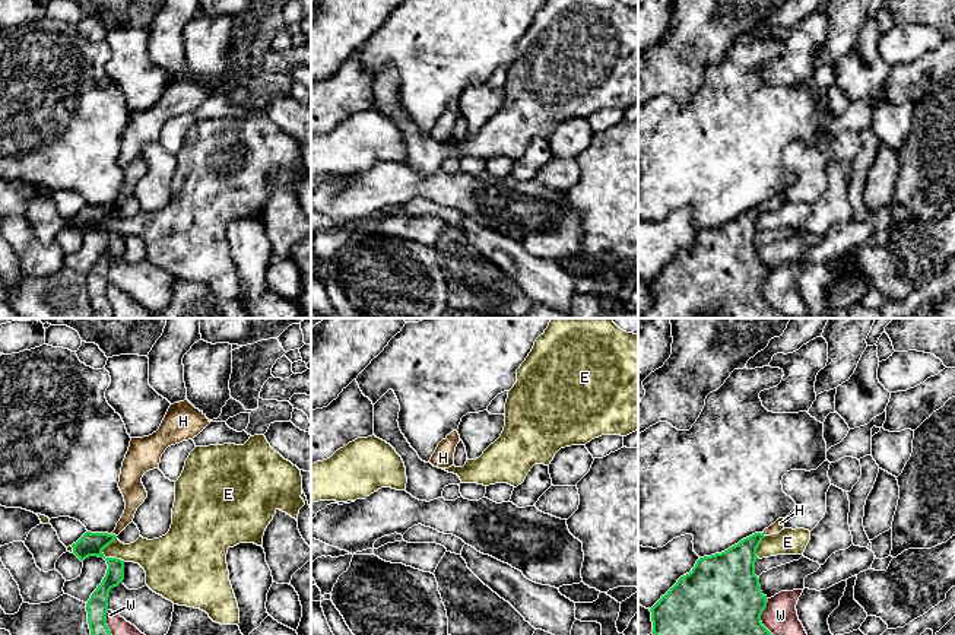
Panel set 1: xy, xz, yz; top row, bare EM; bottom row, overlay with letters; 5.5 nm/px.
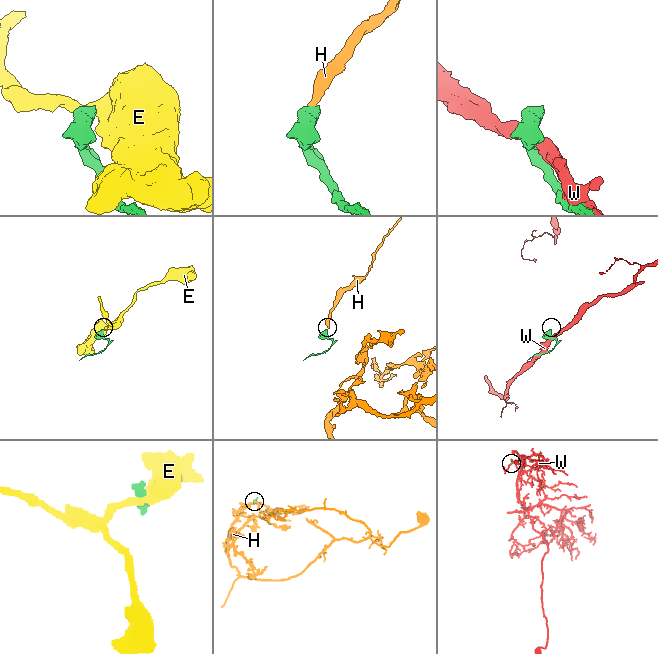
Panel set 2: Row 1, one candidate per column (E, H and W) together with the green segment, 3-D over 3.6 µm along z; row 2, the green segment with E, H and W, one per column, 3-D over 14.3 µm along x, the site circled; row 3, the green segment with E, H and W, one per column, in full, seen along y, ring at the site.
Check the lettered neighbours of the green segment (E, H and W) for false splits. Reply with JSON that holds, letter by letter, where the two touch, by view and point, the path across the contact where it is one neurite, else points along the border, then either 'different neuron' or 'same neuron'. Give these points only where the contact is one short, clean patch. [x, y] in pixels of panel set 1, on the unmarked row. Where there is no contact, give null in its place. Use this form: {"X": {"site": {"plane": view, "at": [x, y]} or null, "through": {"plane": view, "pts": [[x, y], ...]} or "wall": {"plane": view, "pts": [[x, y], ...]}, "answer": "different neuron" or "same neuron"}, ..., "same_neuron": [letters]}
{"E": {"site": {"plane": "xy", "at": [113, 231]}, "wall": {"plane": "xy", "pts": [[101, 224], [105, 229], [116, 229], [124, 234]]}, "answer": "different neuron"}, "H": {"site": {"plane": "xy", "at": [114, 208]}, "through": {"plane": "xy", "pts": [[91, 216], [114, 208], [127, 190], [135, 168]]}, "answer": "same neuron"}, "W": {"site": {"plane": "yz", "at": [762, 298]}, "answer": "different neuron"}, "same_neuron": ["H"]}

